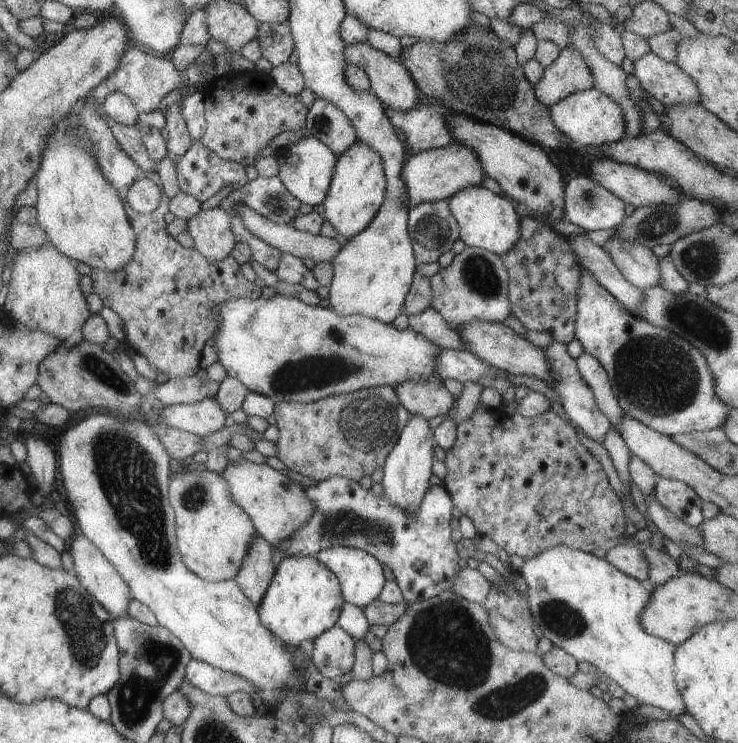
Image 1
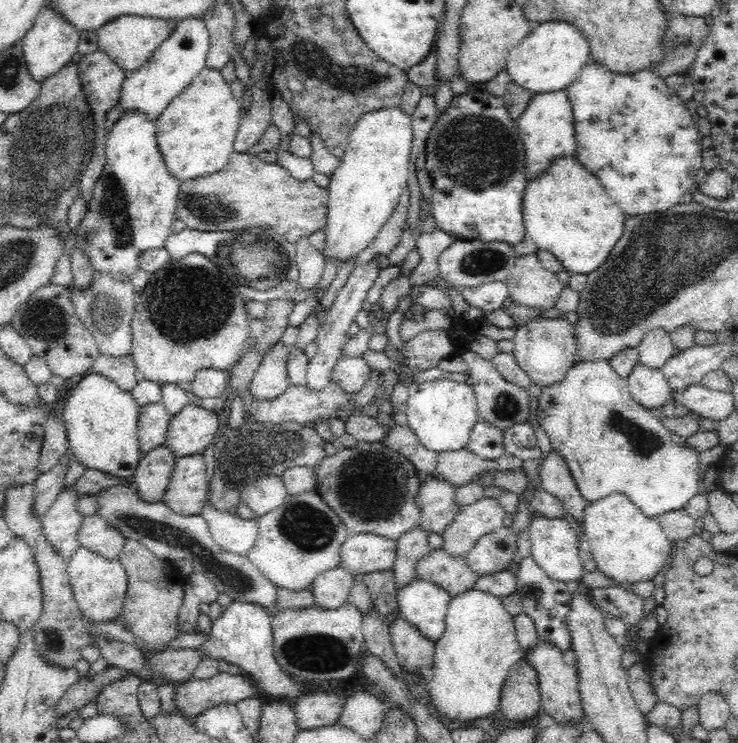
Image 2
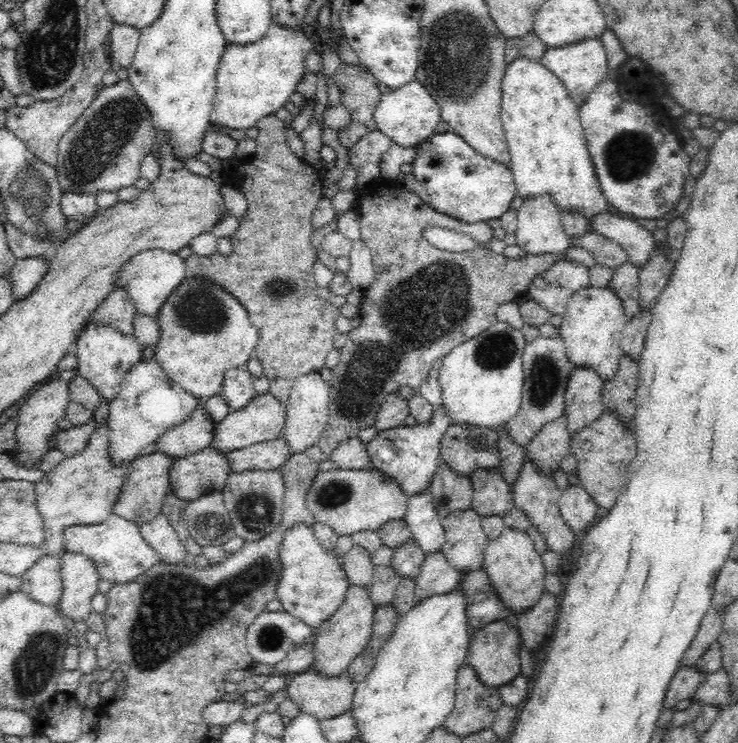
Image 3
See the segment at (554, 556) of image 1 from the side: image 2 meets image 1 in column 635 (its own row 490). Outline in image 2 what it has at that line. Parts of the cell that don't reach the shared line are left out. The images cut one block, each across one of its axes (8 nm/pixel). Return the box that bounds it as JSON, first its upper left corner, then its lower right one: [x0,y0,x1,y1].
[534,359,700,517]

